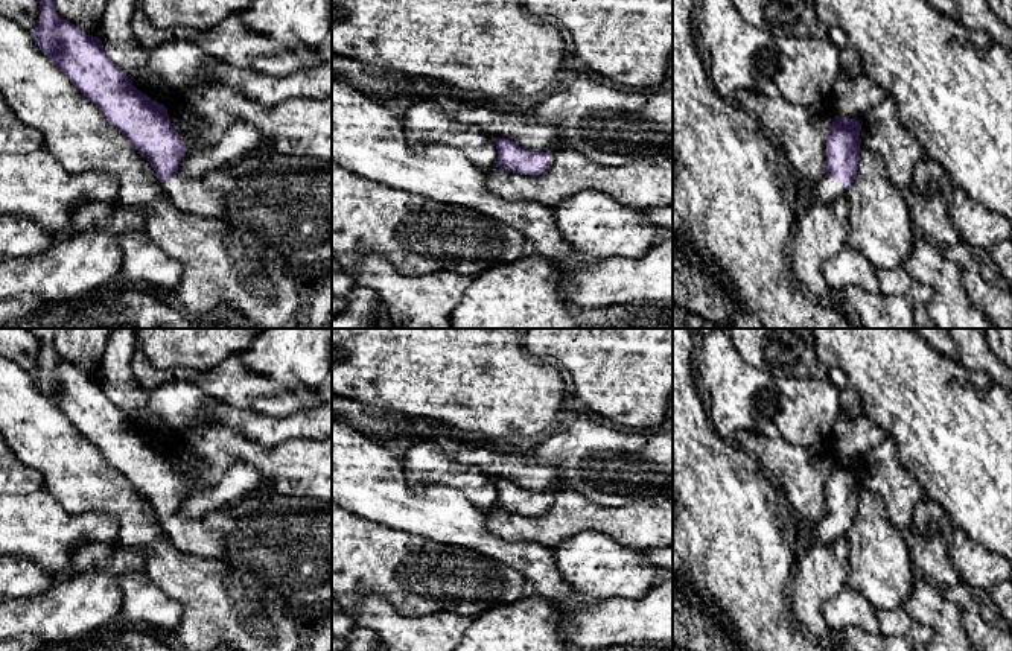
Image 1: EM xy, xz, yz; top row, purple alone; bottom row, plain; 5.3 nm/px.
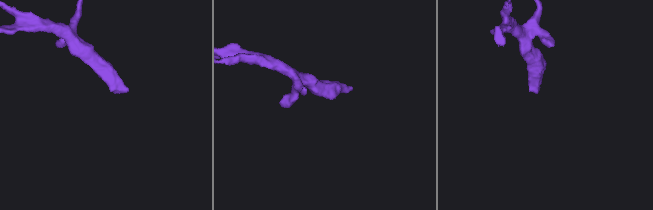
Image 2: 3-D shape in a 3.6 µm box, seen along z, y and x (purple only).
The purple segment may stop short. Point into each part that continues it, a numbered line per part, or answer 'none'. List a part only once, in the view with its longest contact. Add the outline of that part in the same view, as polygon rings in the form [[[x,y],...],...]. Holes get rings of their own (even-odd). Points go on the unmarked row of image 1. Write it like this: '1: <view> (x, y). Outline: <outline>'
1: yz (827, 531). Outline: [[[826,516],[820,522],[811,523],[811,535],[816,541],[832,545],[835,540],[846,535],[846,529],[843,525]]]

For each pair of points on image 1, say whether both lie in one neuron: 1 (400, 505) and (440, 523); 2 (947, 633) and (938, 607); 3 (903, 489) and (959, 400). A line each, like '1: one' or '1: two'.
1: one
2: one
3: two

